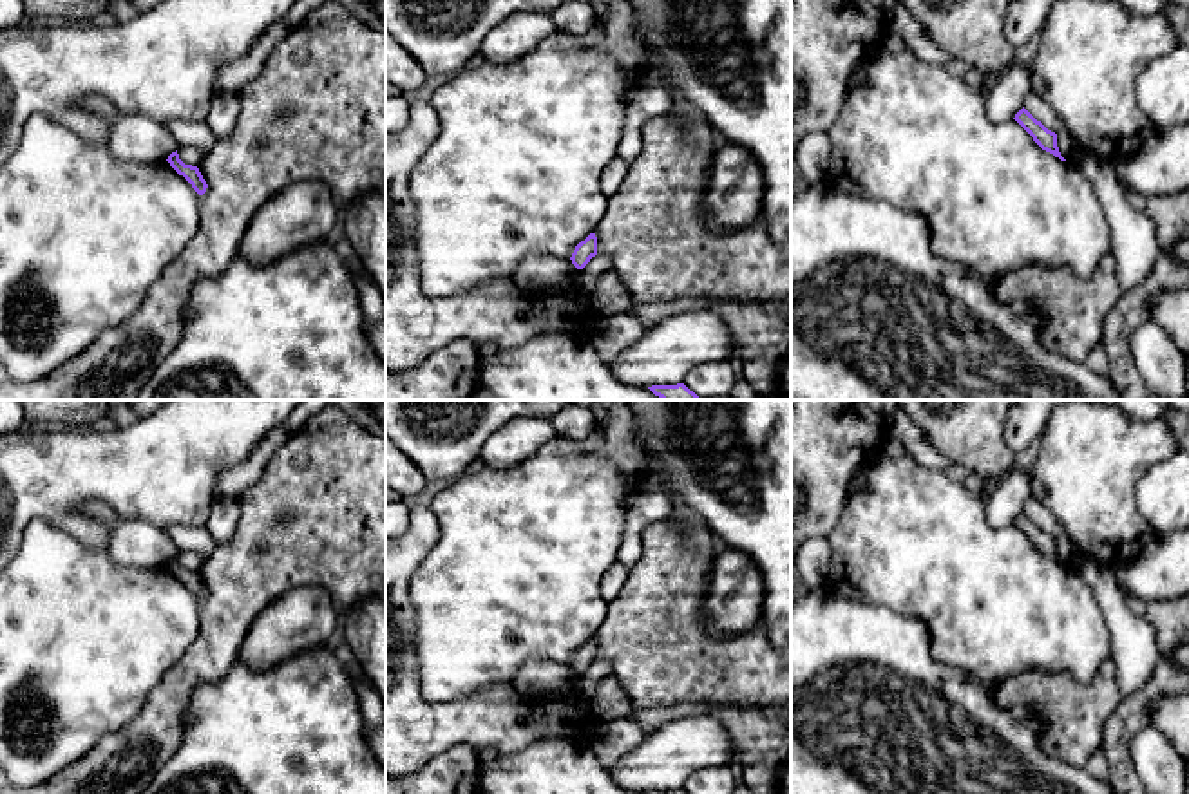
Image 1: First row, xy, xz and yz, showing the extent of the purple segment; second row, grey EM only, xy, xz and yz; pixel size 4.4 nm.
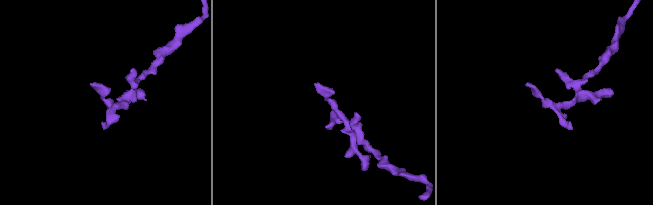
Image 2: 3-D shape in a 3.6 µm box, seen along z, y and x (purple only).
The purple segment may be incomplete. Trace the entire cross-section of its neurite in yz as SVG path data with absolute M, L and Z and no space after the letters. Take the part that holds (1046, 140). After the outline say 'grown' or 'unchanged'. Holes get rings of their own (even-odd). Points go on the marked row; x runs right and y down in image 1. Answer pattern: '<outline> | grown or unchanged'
M1024 107L1013 118L1046 152L1053 154L1061 161L1066 161L1057 147L1057 134L1048 130L1041 121L1037 121Z | unchanged

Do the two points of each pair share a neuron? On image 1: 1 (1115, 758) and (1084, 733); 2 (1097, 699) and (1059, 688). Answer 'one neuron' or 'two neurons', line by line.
1: two neurons
2: one neuron

